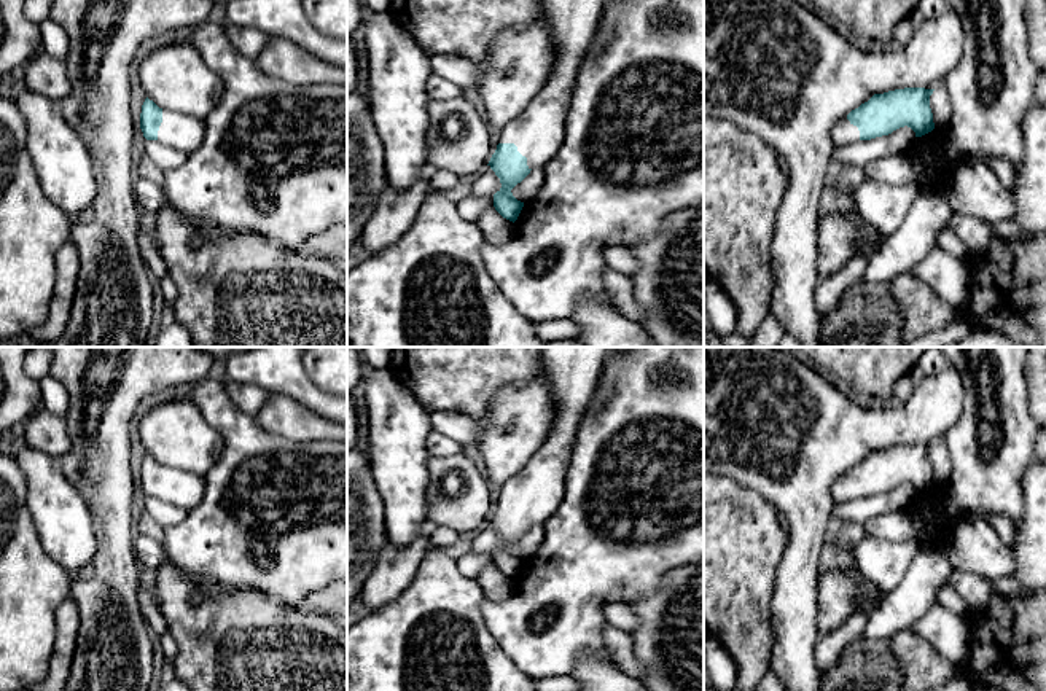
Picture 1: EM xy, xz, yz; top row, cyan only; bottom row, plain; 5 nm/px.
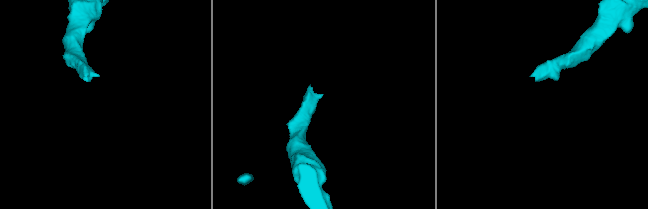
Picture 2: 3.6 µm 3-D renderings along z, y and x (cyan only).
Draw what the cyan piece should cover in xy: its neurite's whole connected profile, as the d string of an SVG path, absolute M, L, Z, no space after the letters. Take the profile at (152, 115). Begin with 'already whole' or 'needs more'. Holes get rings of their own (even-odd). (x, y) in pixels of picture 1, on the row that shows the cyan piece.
needs more; M148 97L142 105L140 129L146 140L158 140L186 154L201 146L205 134L202 118L162 110Z

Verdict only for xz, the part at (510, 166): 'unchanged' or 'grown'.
grown

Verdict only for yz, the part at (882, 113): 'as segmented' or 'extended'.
extended

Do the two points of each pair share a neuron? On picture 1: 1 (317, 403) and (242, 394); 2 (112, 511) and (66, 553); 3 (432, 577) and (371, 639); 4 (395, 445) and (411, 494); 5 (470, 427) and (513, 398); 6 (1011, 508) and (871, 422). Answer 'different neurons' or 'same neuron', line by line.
1: different neurons
2: different neurons
3: same neuron
4: same neuron
5: different neurons
6: different neurons

